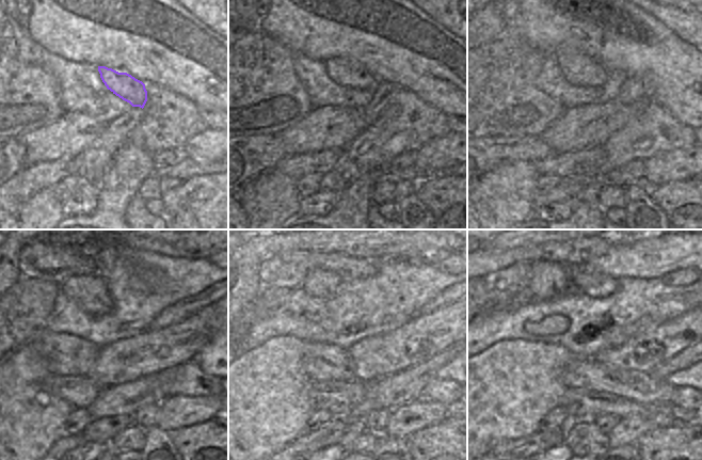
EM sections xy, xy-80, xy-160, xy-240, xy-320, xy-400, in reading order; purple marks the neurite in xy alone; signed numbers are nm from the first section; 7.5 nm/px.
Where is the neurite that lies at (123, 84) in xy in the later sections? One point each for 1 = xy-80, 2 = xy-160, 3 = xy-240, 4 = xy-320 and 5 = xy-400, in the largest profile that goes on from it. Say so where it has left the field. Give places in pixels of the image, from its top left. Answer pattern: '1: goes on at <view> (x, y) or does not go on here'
1: goes on at xy-80 (345, 73)
2: goes on at xy-160 (578, 68)
3: goes on at xy-240 (90, 292)
4: goes on at xy-320 (321, 284)
5: goes on at xy-400 (547, 280)

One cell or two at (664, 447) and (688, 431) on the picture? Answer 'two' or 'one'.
one

